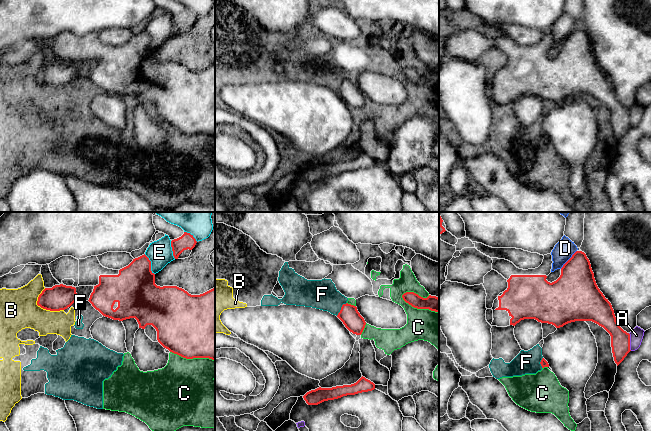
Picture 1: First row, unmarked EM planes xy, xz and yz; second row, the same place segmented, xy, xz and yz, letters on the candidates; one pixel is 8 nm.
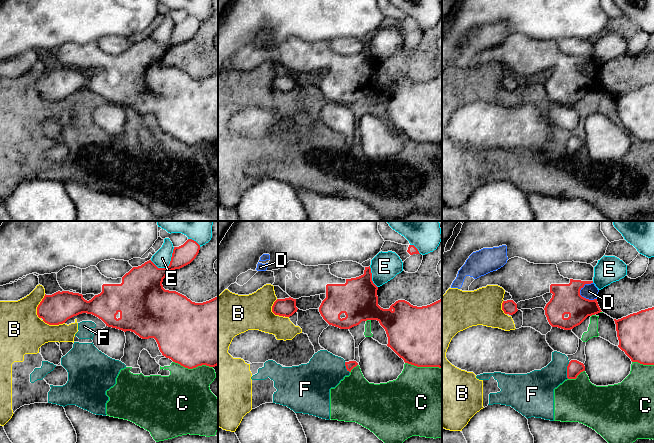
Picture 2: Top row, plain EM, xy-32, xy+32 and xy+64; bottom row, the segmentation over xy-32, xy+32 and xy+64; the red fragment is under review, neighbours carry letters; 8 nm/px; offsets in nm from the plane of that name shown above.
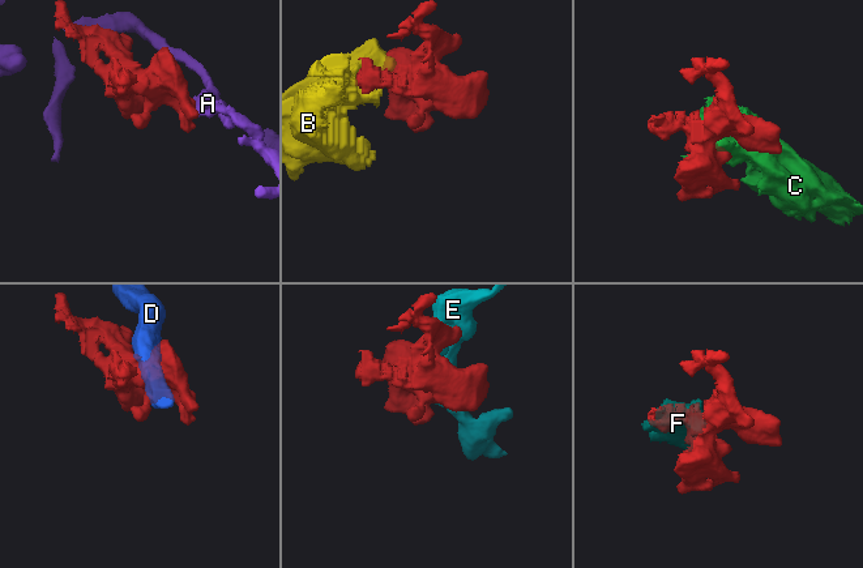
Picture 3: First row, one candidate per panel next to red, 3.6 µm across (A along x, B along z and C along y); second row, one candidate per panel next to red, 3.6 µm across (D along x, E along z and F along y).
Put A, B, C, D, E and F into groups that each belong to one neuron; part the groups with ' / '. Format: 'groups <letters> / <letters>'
groups A / B C F / D / E

